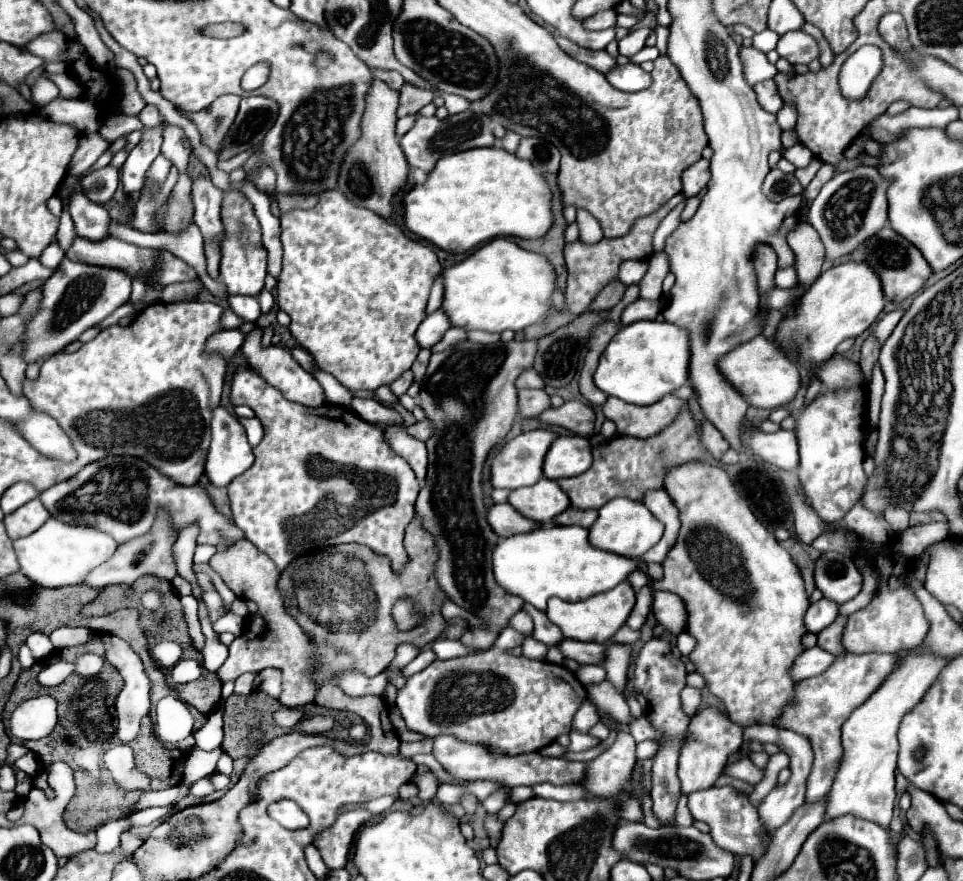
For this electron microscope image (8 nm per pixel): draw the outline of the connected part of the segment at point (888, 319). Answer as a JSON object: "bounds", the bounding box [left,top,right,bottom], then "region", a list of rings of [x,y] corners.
{"bounds":[874,308,904,342],"region":[[[902,308],[892,310],[890,314],[886,314],[886,316],[876,324],[876,328],[874,328],[876,338],[878,338],[880,342],[884,342],[884,340],[890,336],[890,332],[896,328],[896,324],[898,324],[898,320],[900,320],[902,316],[904,316],[904,310],[902,310]]]}

